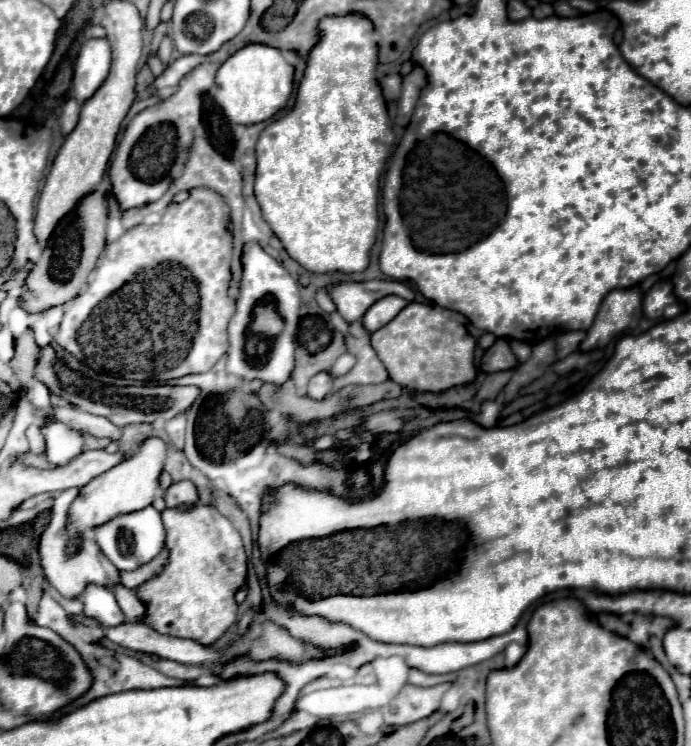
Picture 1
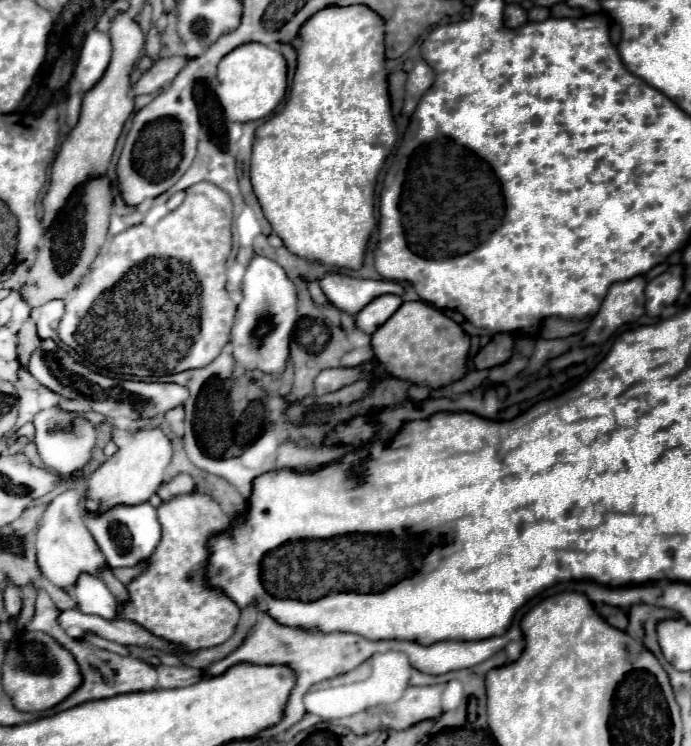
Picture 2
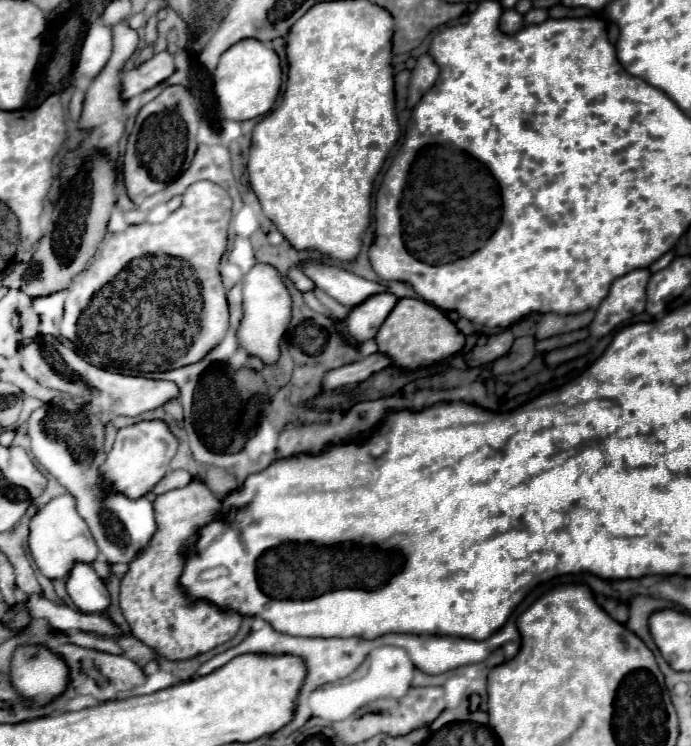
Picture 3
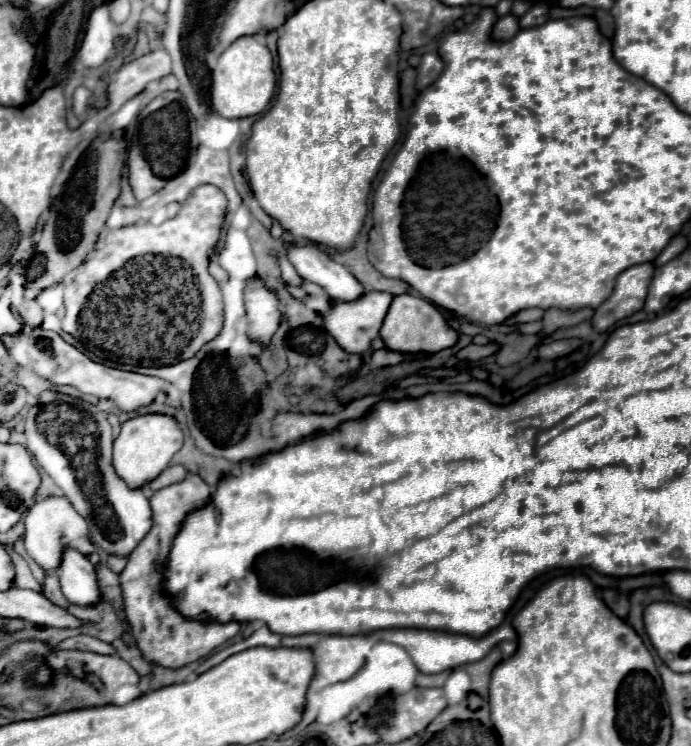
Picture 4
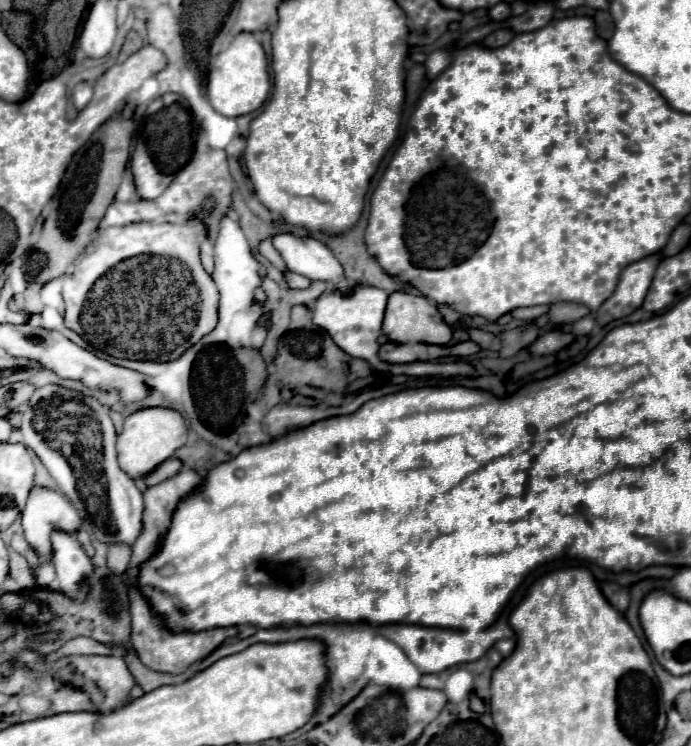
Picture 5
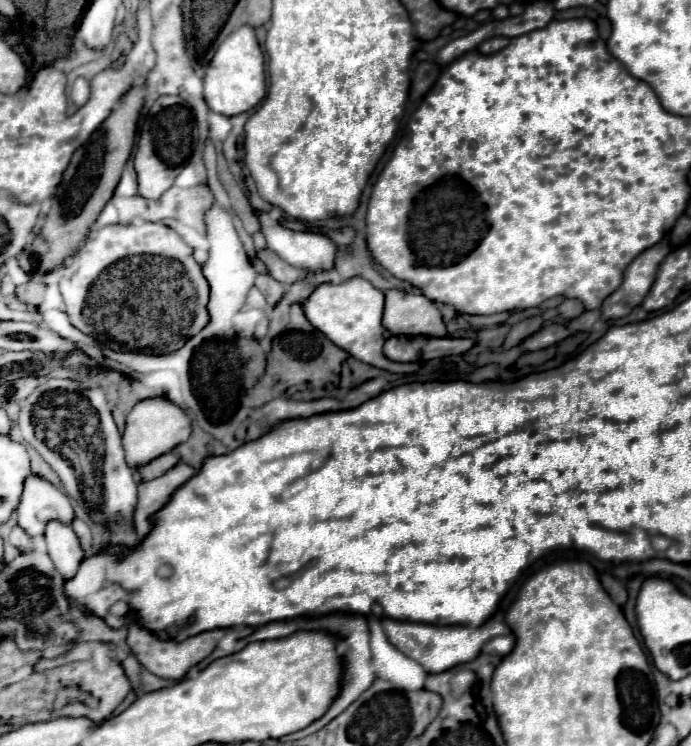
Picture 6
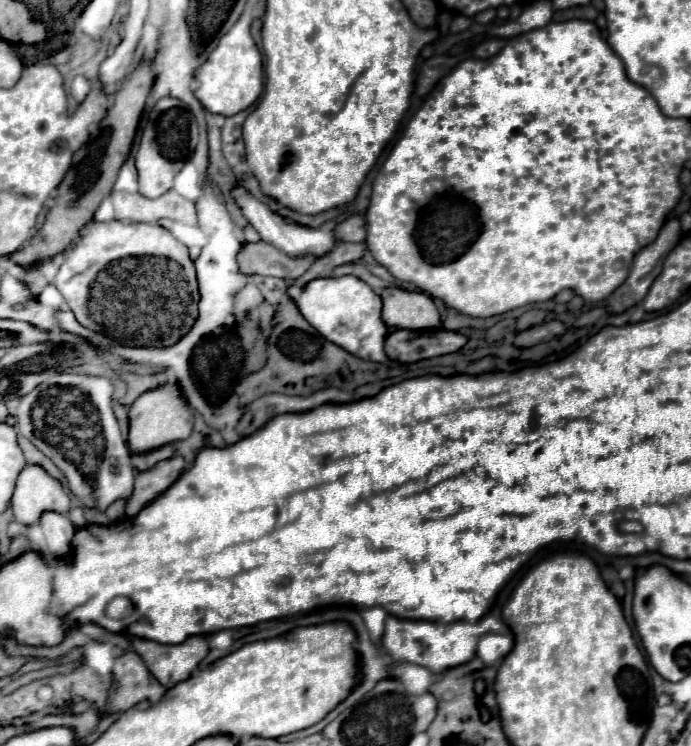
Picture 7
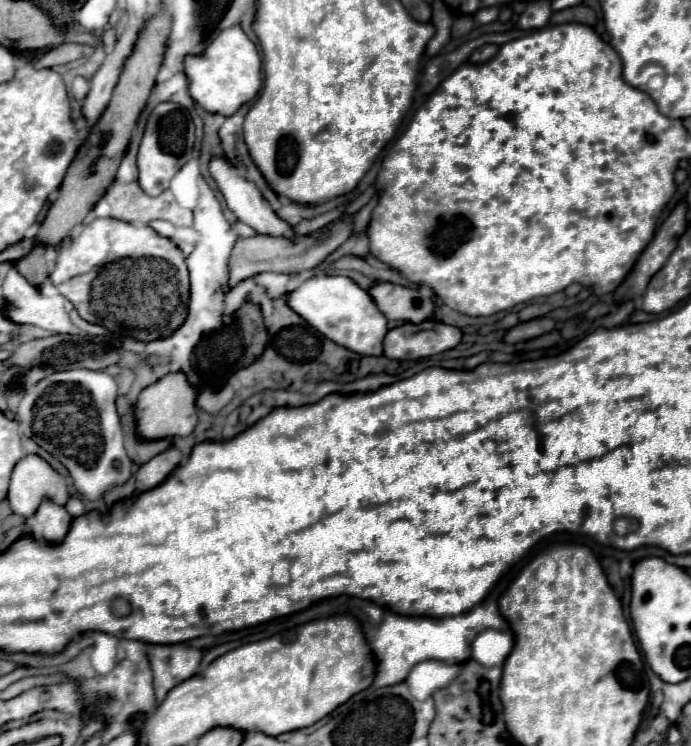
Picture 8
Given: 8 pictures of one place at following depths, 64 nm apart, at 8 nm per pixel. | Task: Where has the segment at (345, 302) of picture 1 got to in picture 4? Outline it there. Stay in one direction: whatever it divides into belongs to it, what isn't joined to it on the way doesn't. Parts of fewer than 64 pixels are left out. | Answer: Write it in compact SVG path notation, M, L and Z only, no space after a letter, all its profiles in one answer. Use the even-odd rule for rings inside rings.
M314 244L292 246L288 250L288 260L304 280L316 282L318 286L328 290L328 294L336 302L354 302L368 290L342 264L328 258Z

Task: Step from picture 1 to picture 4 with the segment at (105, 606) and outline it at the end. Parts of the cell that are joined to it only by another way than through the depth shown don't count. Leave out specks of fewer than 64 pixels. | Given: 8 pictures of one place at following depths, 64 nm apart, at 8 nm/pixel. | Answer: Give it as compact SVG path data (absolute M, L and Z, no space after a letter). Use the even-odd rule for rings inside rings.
M64 550L58 576L62 592L72 604L76 606L100 604L102 592L96 580L96 570L88 558L76 554L76 550Z

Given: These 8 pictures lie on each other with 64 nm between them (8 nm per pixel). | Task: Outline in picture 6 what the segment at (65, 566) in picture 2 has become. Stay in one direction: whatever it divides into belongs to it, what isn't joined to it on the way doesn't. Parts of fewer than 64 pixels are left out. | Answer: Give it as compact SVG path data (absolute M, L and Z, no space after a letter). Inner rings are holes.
M30 476L24 484L22 502L16 514L20 528L24 528L30 536L42 536L50 520L64 524L74 520L74 510L68 494L38 476Z

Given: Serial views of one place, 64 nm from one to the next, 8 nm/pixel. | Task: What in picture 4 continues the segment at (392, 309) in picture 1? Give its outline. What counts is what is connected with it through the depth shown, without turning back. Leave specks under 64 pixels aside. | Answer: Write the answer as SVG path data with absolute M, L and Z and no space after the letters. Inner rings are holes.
M370 290L368 294L364 294L364 298L358 298L356 302L336 302L330 306L328 314L324 314L324 328L332 334L332 338L336 338L336 342L346 350L346 352L352 352L352 354L360 354L360 356L366 356L366 354L372 354L372 340L378 336L378 330L384 322L384 316L392 304L394 296L388 294L388 292L376 292L376 290Z

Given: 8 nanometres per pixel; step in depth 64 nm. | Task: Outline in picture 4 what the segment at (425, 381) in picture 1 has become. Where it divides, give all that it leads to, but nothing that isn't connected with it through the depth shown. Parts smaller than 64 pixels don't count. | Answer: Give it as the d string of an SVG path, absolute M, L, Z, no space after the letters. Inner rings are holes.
M402 294L392 300L392 306L380 328L380 338L384 340L384 346L388 350L400 354L418 354L418 352L436 354L444 348L452 348L458 342L458 332L446 322L442 312L434 308L428 300L412 294Z

